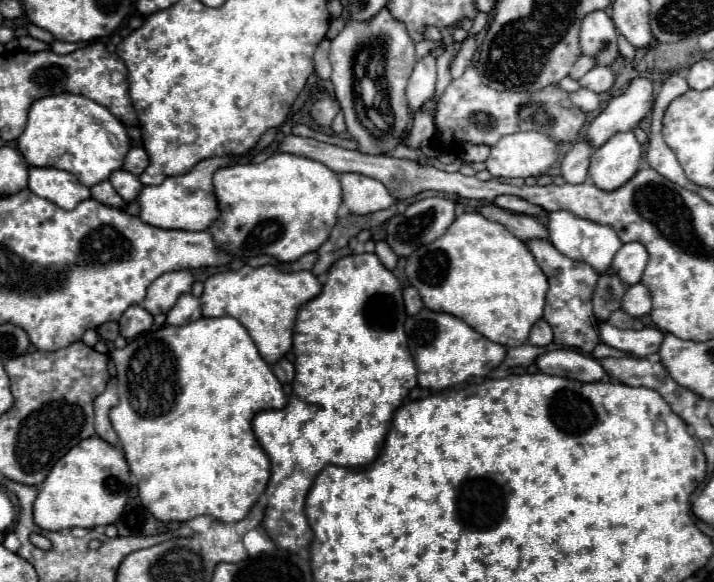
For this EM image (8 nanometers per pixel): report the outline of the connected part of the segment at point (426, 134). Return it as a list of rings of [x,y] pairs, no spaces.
[[[417,112],[413,118],[413,128],[411,128],[411,136],[407,138],[407,144],[411,148],[419,148],[423,140],[429,140],[435,136],[437,136],[435,112]]]

